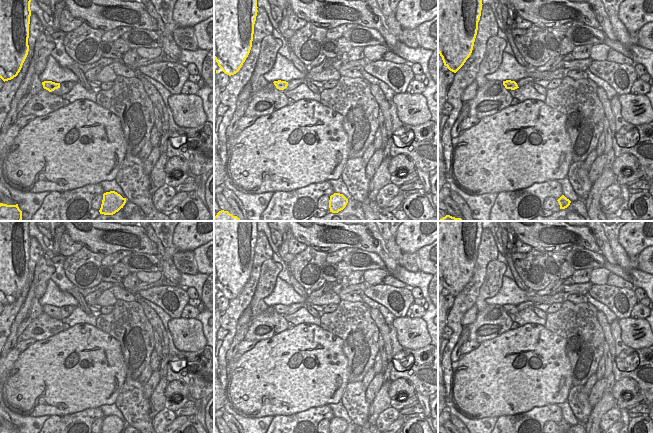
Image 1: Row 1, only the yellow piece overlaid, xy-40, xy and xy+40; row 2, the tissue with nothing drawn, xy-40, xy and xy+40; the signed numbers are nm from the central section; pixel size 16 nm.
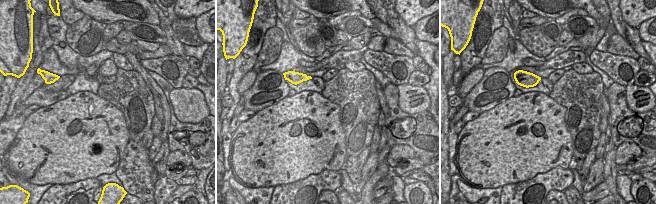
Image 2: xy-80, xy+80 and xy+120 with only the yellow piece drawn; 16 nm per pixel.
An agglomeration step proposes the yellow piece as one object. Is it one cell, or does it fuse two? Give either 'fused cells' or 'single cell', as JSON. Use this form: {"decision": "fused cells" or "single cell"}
{"decision": "single cell"}

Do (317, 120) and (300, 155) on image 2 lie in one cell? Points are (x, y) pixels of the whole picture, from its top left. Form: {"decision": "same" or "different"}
{"decision": "same"}

